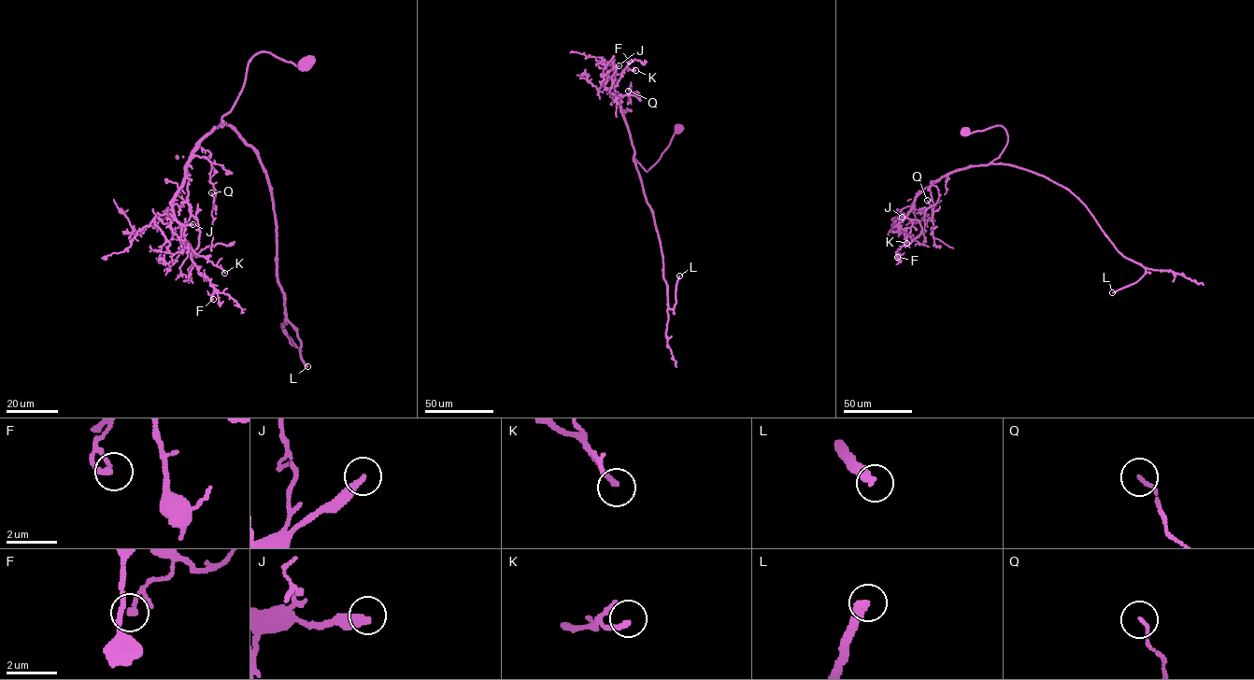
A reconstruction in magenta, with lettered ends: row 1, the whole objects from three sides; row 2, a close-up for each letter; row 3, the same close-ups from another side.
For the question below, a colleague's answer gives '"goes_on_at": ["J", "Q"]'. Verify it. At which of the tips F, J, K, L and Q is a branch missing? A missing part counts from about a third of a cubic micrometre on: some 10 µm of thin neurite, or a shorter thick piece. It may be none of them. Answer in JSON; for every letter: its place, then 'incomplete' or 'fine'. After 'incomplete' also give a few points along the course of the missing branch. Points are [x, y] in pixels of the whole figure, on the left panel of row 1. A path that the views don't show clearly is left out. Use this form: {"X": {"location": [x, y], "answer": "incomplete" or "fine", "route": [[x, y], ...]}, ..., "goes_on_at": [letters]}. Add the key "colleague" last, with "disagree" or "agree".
{"F": {"location": [213, 299], "answer": "fine"}, "J": {"location": [192, 224], "answer": "incomplete"}, "K": {"location": [224, 273], "answer": "fine"}, "L": {"location": [307, 366], "answer": "incomplete"}, "Q": {"location": [211, 192], "answer": "fine"}, "goes_on_at": ["J", "L"], "colleague": "disagree"}

